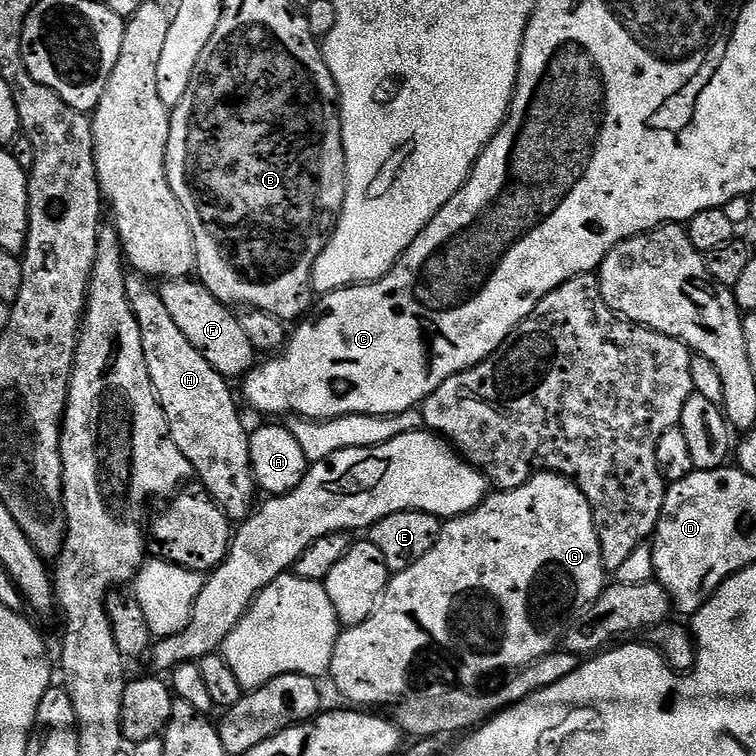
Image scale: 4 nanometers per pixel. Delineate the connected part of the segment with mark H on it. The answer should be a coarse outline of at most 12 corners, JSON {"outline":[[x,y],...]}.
{"outline":[[129,275],[150,382],[195,479],[253,511],[249,429],[229,381]]}

